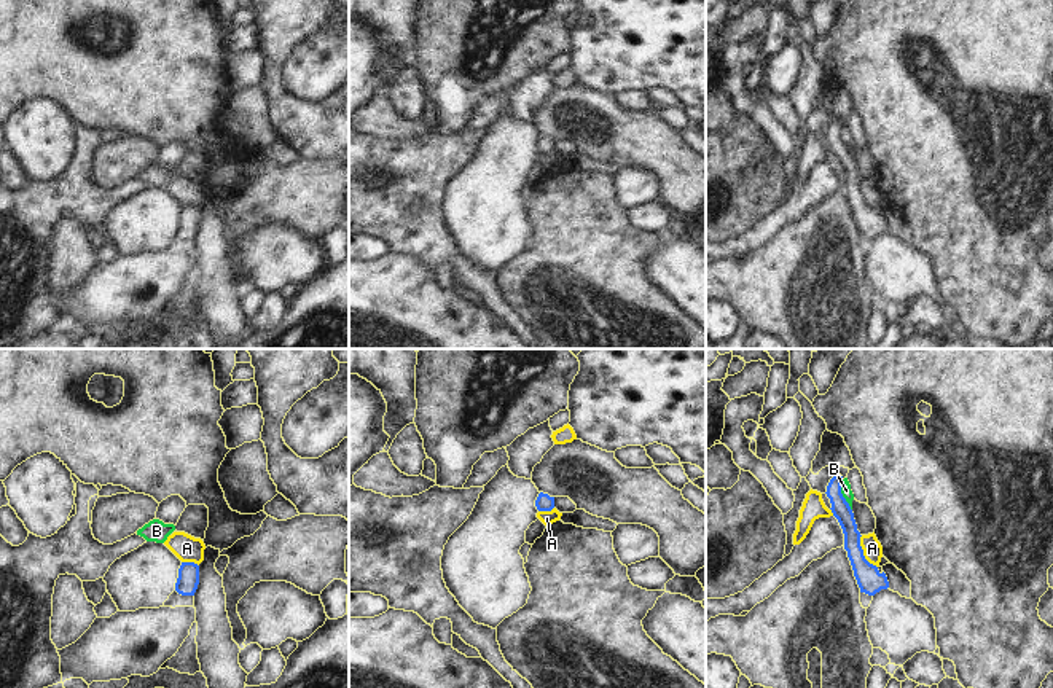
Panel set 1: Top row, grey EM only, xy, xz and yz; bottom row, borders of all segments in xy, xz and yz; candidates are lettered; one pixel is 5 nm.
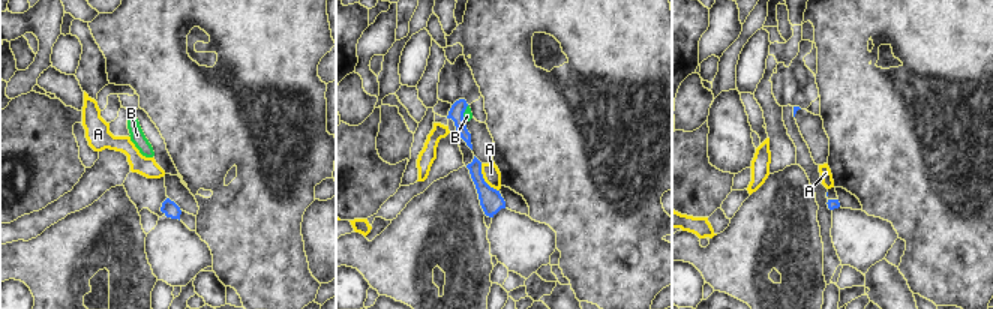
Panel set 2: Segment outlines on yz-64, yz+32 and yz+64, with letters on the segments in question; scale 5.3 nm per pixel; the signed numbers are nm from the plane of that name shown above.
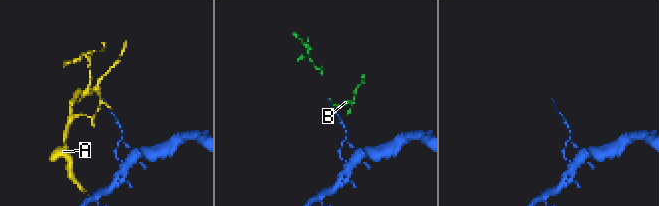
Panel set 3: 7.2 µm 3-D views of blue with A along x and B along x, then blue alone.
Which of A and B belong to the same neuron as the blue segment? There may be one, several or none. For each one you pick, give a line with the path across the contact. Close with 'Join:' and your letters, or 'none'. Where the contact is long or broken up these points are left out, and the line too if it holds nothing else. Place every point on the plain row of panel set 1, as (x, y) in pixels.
Join: none

